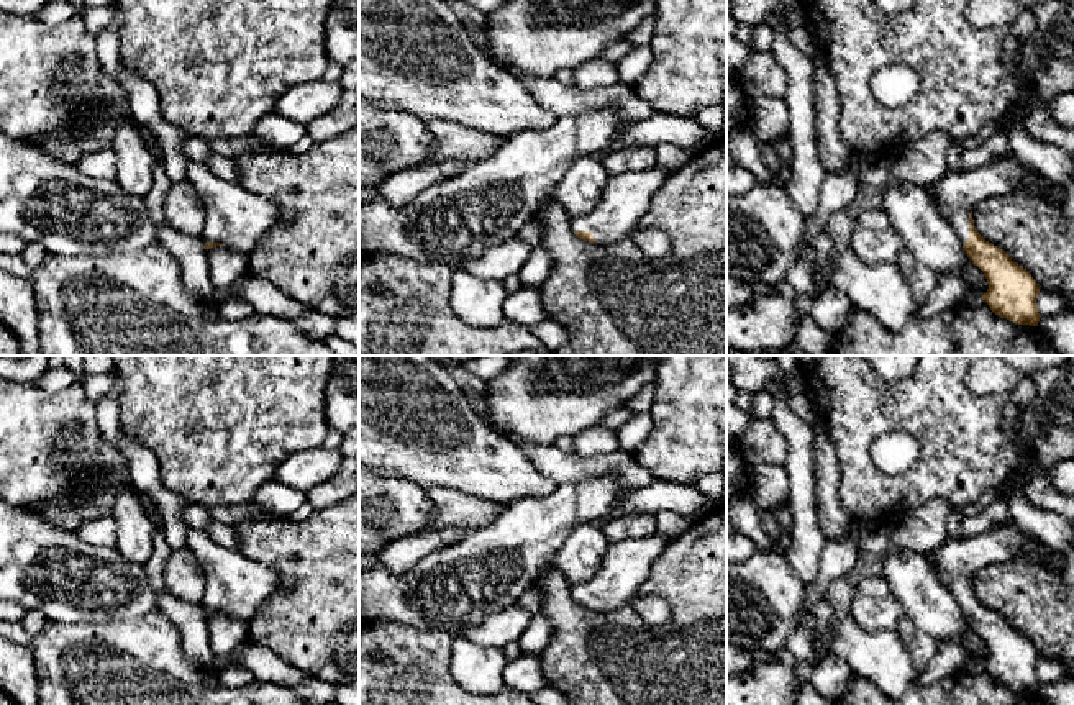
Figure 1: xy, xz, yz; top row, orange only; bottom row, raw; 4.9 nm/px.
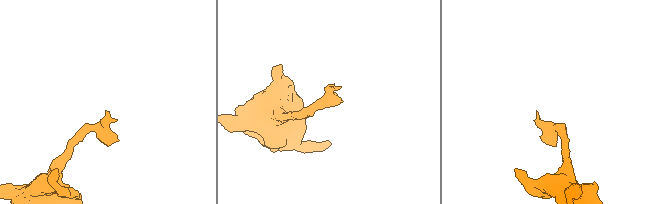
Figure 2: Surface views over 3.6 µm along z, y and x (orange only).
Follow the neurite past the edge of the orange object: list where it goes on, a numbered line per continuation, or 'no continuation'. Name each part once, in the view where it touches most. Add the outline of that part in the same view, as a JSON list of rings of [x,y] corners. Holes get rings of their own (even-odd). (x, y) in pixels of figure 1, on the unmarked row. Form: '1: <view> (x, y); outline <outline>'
1: yz (956, 559); outline [[[1003,520],[1002,525],[976,536],[946,539],[926,557],[941,584],[953,592],[961,610],[966,610],[969,607],[969,580],[977,569],[1031,554],[1033,551],[1025,543],[1025,531]]]

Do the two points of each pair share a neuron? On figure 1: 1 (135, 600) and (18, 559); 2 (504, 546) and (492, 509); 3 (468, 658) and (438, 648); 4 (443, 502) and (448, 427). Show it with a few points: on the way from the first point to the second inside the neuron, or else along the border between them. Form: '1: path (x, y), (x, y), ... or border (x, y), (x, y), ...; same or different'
1: path (105, 587), (71, 581), (48, 568); same
2: border (504, 505), (491, 522), (469, 530); different
3: border (451, 636), (450, 674), (463, 687); different
4: border (428, 491), (458, 489), (482, 499); different

